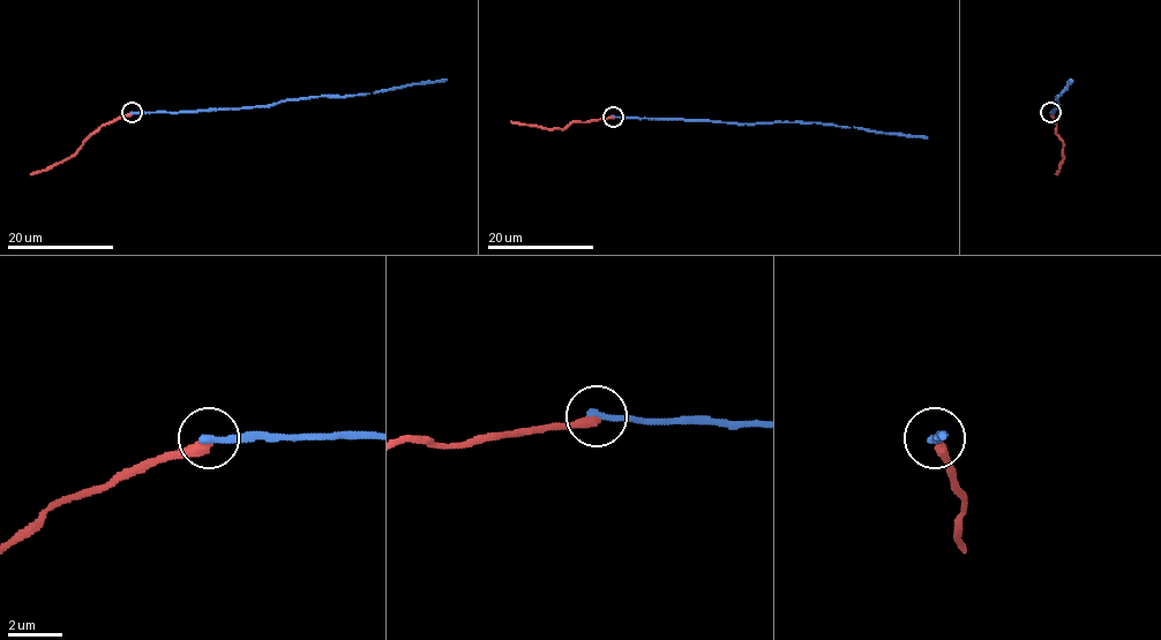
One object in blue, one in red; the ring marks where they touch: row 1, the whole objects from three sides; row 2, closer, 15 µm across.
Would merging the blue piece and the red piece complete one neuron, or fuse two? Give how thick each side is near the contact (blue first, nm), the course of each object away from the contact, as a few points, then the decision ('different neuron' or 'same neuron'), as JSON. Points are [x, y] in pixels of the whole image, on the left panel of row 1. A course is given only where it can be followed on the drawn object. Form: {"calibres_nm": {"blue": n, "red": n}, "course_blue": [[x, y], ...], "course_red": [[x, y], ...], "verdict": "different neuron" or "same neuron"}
{"calibres_nm": {"blue": 300, "red": 360}, "course_blue": [[132, 112], [269, 106], [286, 100], [326, 95], [352, 96], [447, 78]], "course_red": [[132, 113], [104, 123], [73, 155], [30, 173]], "verdict": "different neuron"}

